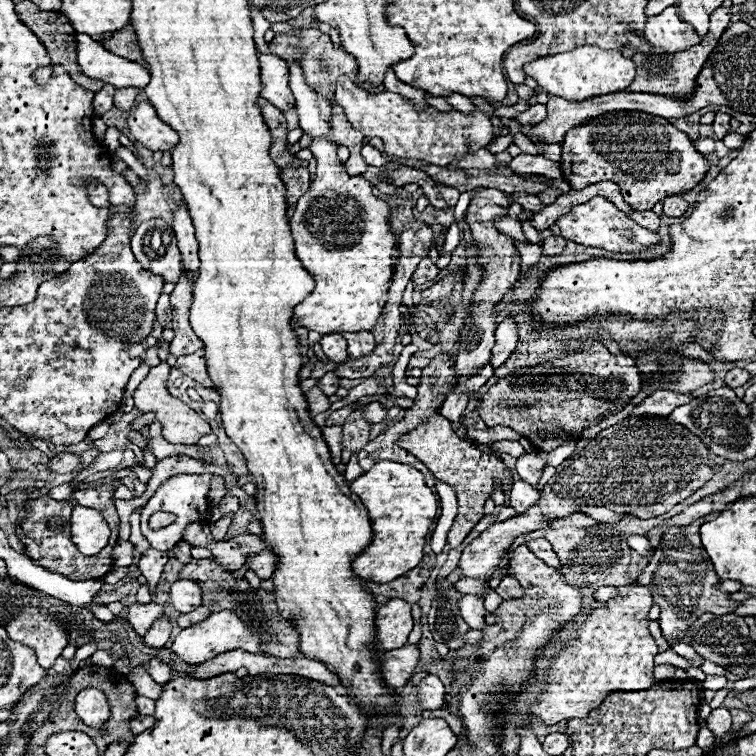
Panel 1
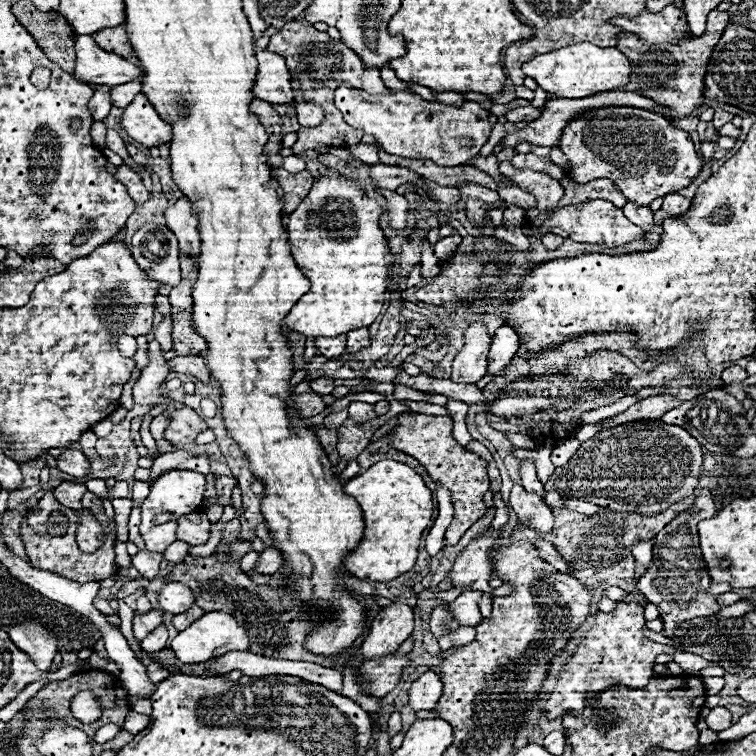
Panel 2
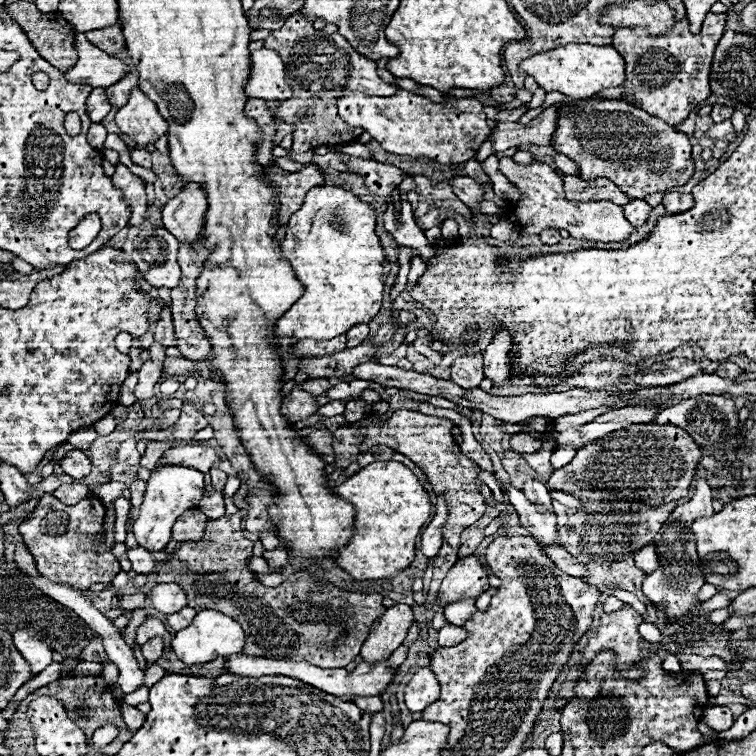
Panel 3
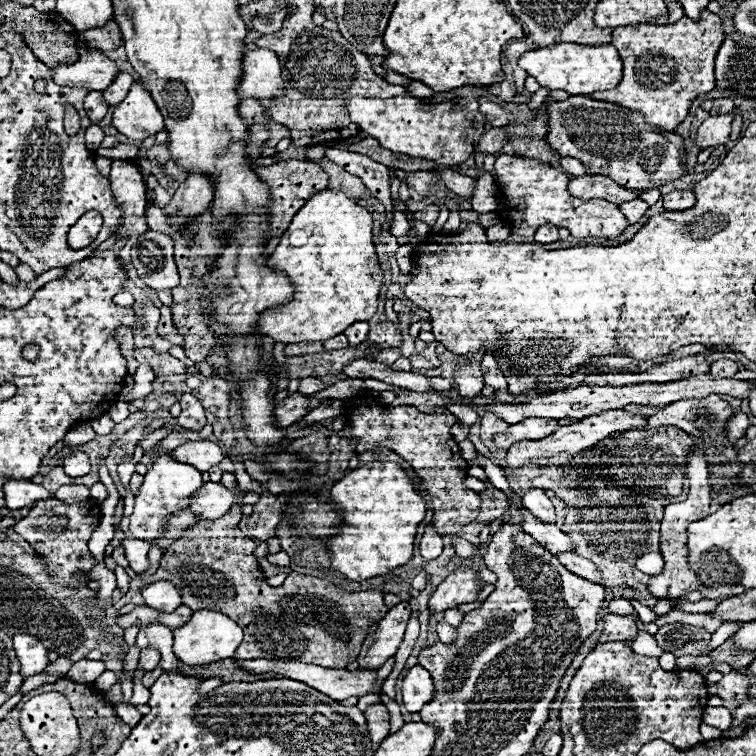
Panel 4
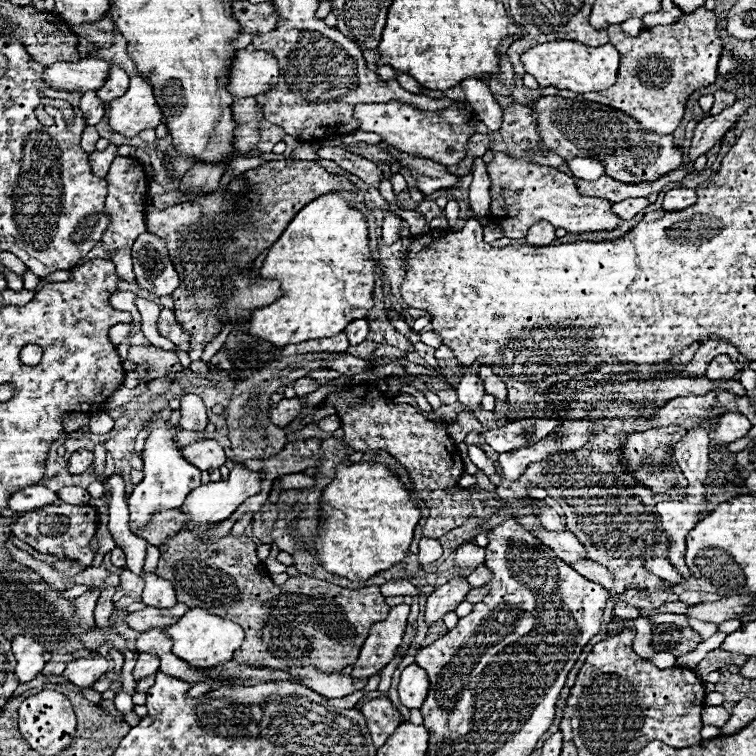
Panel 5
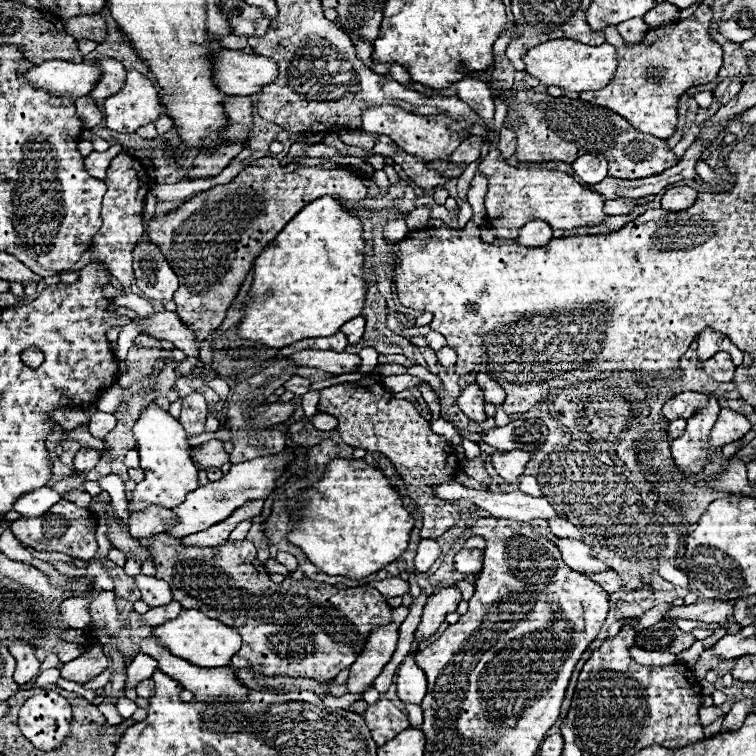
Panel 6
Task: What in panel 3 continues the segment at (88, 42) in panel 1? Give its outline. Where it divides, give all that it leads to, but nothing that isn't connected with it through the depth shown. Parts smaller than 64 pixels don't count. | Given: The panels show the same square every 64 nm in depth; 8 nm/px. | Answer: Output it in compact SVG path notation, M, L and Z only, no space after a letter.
M85 33L75 34L75 47L78 50L78 62L64 72L66 82L88 84L92 88L108 88L128 72L122 60L92 46Z

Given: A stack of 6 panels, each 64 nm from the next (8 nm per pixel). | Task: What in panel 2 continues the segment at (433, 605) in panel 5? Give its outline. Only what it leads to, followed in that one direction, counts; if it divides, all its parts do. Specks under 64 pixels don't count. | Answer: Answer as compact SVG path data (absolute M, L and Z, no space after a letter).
M502 528L486 530L482 538L470 542L464 548L464 552L456 558L452 572L448 574L454 588L468 588L474 592L487 593L491 600L494 600L493 589L488 584L490 574L492 574L490 552L492 552L492 546L498 544L500 536L502 536Z

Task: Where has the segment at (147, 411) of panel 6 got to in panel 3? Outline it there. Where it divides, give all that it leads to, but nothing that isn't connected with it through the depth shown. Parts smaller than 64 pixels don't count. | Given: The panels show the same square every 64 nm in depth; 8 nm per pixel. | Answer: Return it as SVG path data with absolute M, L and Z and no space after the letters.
M172 464L158 466L152 472L150 480L146 482L146 492L144 492L144 500L140 504L140 514L132 524L138 544L150 552L162 550L170 542L174 518L178 518L184 510L194 508L196 502L200 500L202 490L204 490L204 474L202 472L198 472L194 468L186 468L186 466L172 466Z

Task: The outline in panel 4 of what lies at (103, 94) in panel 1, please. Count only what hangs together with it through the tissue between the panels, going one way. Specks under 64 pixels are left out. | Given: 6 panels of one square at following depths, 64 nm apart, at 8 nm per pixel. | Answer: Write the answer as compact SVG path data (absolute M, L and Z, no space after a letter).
M90 90L84 98L84 110L88 112L88 118L92 124L98 124L108 114L108 102L102 98L100 92Z

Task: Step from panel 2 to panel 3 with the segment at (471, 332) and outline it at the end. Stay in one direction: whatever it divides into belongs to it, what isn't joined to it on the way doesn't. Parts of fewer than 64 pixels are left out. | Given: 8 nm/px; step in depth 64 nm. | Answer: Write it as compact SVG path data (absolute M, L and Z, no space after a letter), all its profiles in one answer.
M466 354L458 356L452 364L452 382L462 386L464 390L474 390L484 380L482 372L482 354Z

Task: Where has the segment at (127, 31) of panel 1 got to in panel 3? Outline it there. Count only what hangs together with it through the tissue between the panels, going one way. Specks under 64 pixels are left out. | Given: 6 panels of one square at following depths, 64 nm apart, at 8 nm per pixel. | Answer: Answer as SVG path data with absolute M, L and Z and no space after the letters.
M120 24L100 28L100 30L90 30L90 32L86 32L86 38L96 48L104 50L106 54L116 54L116 52L124 50L124 36L122 36L122 26Z

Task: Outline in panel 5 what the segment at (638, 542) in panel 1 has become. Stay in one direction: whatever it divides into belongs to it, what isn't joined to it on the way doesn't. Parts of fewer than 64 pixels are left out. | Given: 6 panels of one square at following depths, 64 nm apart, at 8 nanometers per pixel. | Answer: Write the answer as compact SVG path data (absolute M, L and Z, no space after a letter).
M650 558L648 562L646 562L646 568L652 572L652 574L656 574L656 576L660 576L662 580L670 580L670 582L676 582L676 584L682 584L684 582L684 578L678 574L678 570L668 562L668 558Z

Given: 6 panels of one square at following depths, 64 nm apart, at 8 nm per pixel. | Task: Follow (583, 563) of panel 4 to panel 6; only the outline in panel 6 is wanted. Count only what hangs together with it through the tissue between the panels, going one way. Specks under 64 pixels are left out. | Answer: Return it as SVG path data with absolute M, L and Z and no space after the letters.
M608 570L608 572L600 572L600 574L588 574L590 578L594 578L594 582L598 582L608 594L614 594L618 592L622 586L624 586L624 580L614 572L614 570Z

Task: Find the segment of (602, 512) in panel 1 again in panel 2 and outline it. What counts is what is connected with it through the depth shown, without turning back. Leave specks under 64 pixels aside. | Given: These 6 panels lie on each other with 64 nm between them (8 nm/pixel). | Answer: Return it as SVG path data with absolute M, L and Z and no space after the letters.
M564 497L564 505L566 508L587 516L593 516L597 513L597 505L584 500L574 500L574 498Z

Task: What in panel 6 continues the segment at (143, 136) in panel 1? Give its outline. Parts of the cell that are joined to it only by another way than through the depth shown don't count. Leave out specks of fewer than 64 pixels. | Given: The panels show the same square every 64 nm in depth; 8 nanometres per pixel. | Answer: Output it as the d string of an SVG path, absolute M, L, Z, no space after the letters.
M128 70L122 90L104 100L104 120L114 132L136 132L140 126L154 122L162 112L158 90L140 72Z

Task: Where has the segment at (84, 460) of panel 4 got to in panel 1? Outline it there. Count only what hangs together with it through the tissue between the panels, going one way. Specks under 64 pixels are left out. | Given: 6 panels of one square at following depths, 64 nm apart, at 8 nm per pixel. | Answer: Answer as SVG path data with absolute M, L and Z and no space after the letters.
M62 452L58 456L54 456L48 462L48 470L58 472L58 474L68 474L68 472L76 472L80 466L80 454L72 454L72 452Z

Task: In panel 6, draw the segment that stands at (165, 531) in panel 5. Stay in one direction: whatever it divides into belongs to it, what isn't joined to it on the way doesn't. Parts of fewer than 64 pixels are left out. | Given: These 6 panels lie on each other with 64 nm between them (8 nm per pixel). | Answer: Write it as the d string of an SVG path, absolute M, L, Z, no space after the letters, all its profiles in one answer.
M148 506L144 510L128 510L128 512L130 512L128 518L130 534L138 540L168 530L168 526L172 526L172 518L176 518L172 510L162 506Z

